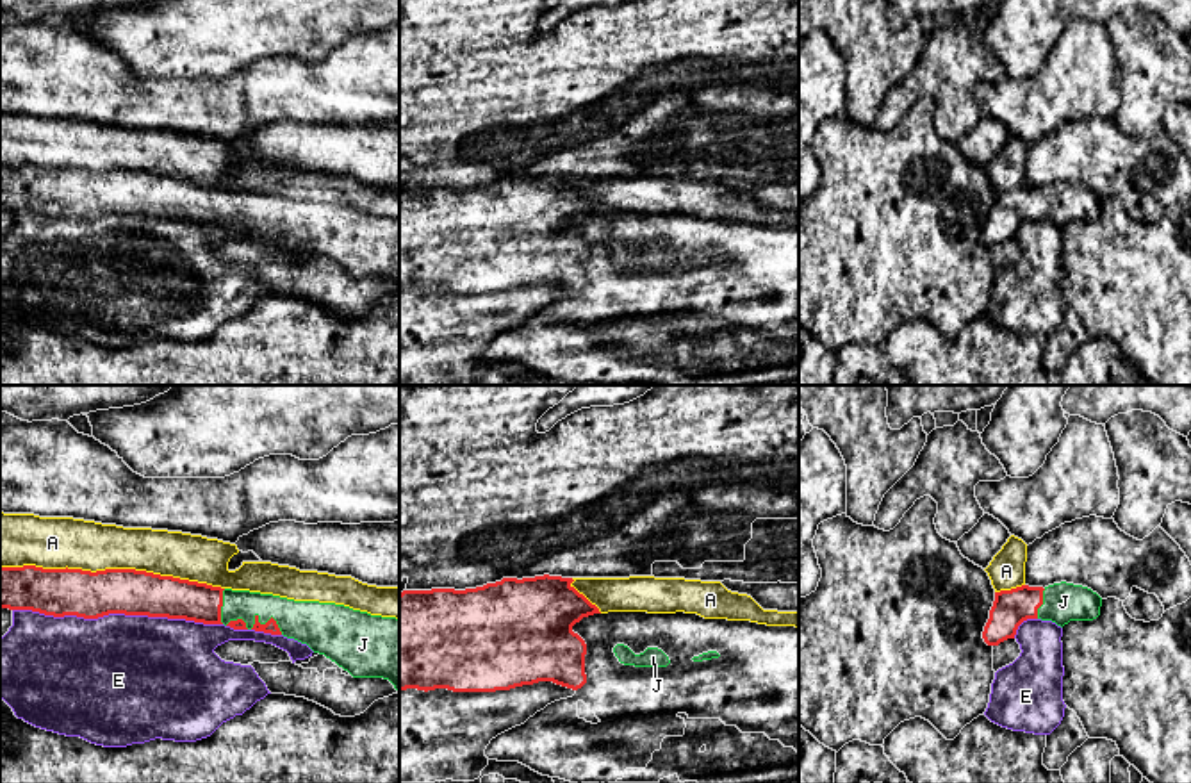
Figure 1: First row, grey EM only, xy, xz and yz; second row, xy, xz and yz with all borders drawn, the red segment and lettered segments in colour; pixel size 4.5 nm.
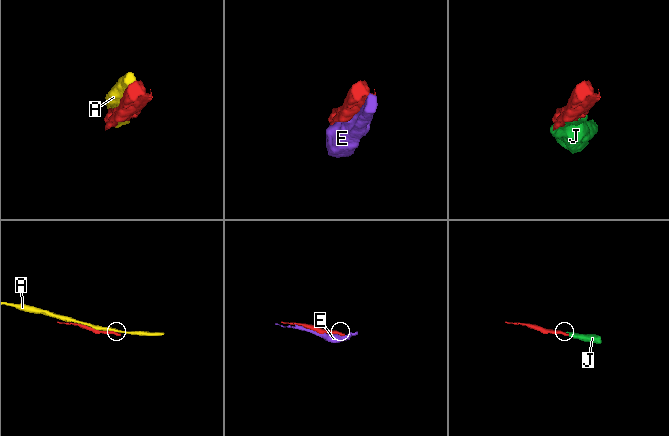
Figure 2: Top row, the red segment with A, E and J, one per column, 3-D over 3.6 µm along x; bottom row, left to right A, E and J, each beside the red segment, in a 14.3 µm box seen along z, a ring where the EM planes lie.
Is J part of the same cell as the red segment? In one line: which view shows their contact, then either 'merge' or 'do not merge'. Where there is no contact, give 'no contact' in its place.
contact in xy; merge

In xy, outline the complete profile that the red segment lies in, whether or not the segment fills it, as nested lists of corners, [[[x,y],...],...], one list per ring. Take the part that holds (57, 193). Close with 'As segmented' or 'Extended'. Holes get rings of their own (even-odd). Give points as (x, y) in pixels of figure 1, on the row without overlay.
[[[0,168],[0,209],[45,216],[98,219],[109,214],[185,219],[283,235],[324,255],[353,278],[383,278],[399,293],[399,219],[371,216],[344,205],[294,202],[273,194],[232,191],[136,169]]]. Extended

